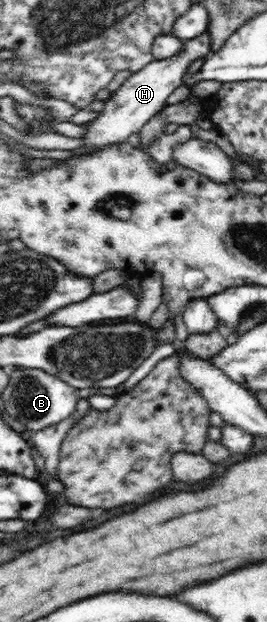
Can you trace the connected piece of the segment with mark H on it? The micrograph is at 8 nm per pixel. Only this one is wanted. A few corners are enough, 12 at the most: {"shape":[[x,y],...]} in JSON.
{"shape":[[205,31],[132,73],[80,137],[127,142],[167,105],[189,65],[210,55]]}

